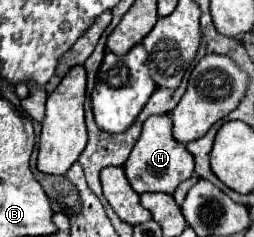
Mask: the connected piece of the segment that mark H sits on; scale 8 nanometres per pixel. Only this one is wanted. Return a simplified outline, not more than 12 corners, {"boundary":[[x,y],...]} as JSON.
{"boundary":[[168,114],[150,116],[126,160],[138,194],[168,192],[194,158]]}

